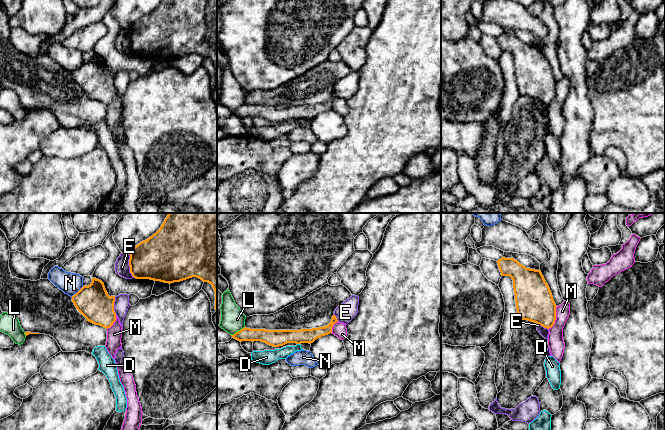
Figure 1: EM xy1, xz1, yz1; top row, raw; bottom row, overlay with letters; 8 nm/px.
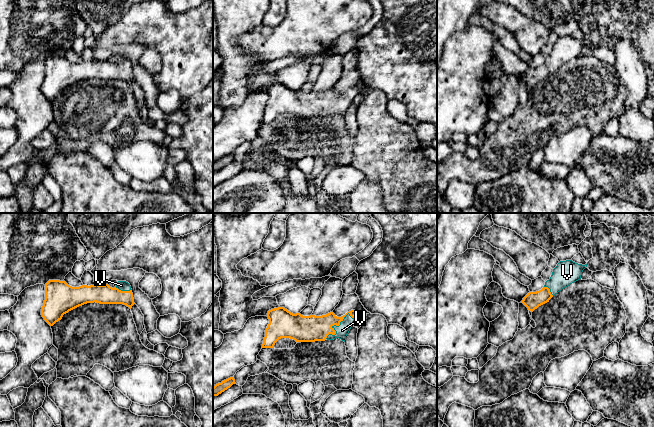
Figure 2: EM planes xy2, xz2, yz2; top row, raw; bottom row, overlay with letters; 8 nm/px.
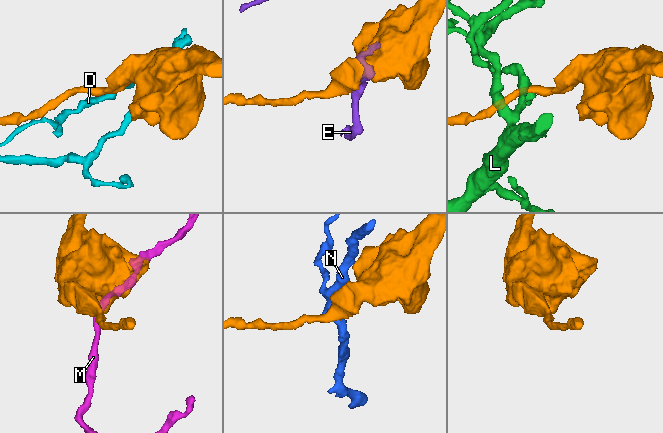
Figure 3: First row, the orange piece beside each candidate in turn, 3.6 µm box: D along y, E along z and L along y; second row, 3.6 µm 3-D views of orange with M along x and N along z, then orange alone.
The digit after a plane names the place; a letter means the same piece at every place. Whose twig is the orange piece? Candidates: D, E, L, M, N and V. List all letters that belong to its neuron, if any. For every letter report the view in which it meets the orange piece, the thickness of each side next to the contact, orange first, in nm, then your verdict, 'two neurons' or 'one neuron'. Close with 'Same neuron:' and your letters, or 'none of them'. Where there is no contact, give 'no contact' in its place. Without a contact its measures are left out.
D: meets orange in xz1; 140 nm thick on the orange side, 110 nm on the other; two neurons
E: meets orange in xy1; 360 nm thick on the orange side, 120 nm on the other; two neurons
L: meets orange in xz1; 110 nm thick on the orange side, 190 nm on the other; two neurons
M: meets orange in yz1; 300 nm thick on the orange side, 130 nm on the other; two neurons
N: meets orange in xy1; 280 nm thick on the orange side, 180 nm on the other; two neurons
V: meets orange in xz2; 220 nm thick on the orange side, 100 nm on the other; one neuron
Same neuron: V

